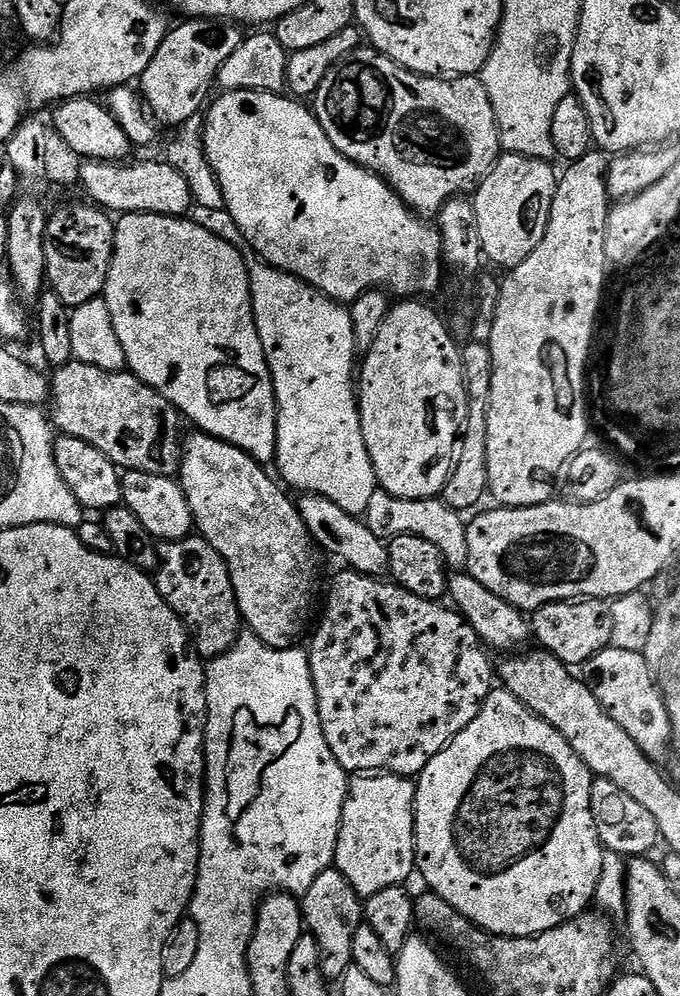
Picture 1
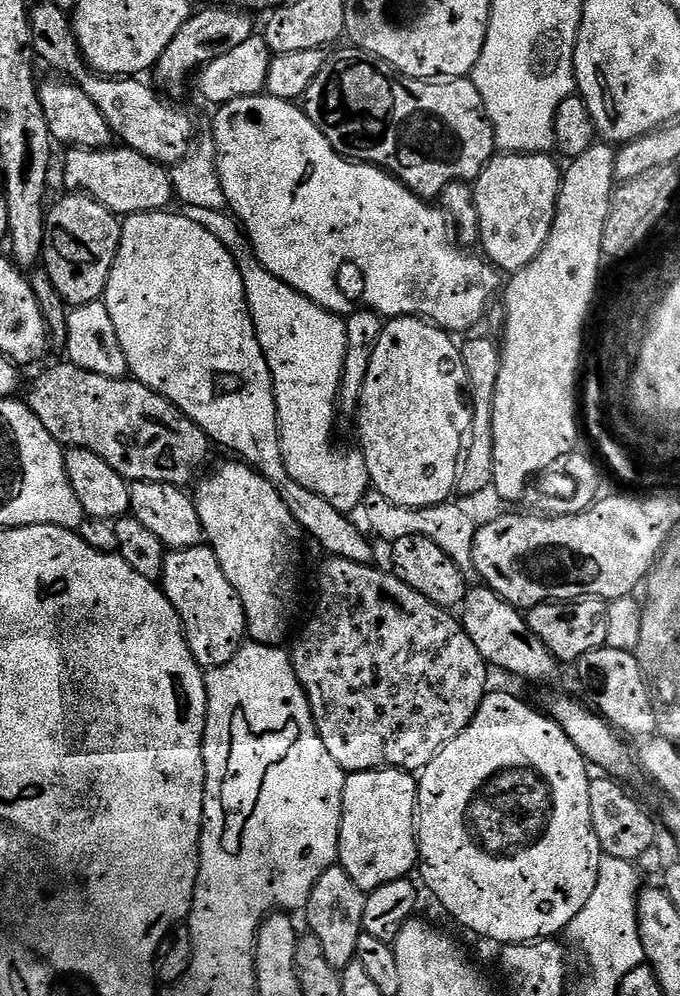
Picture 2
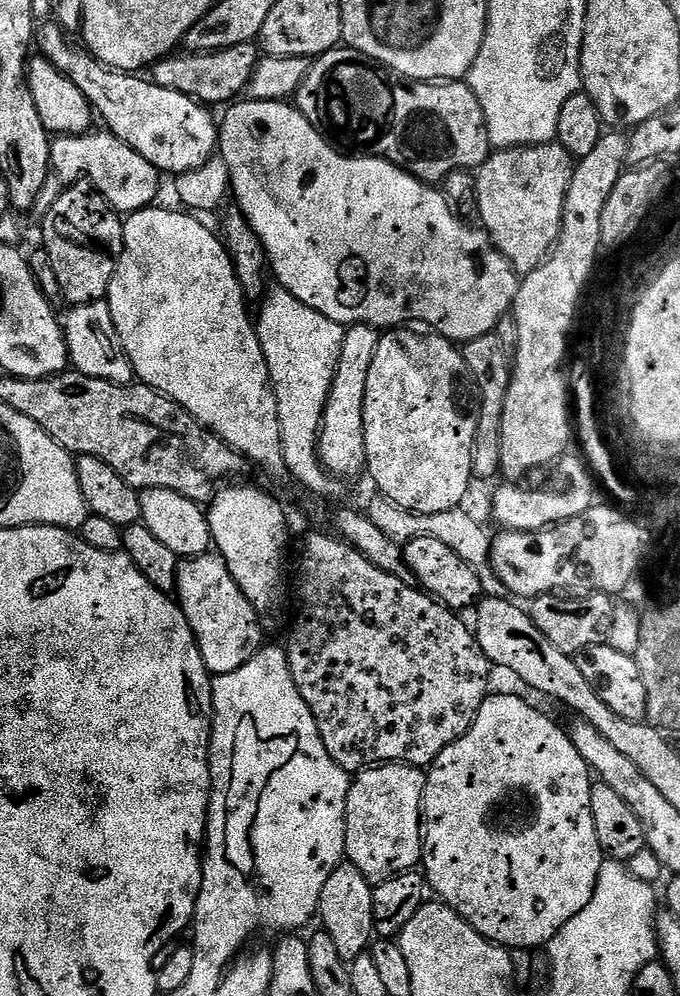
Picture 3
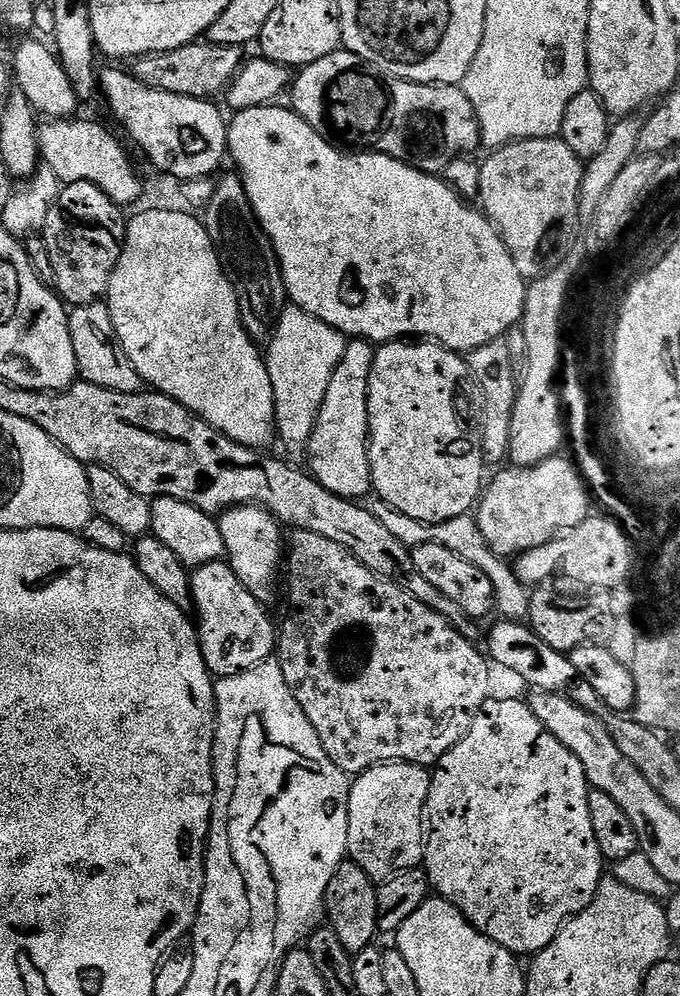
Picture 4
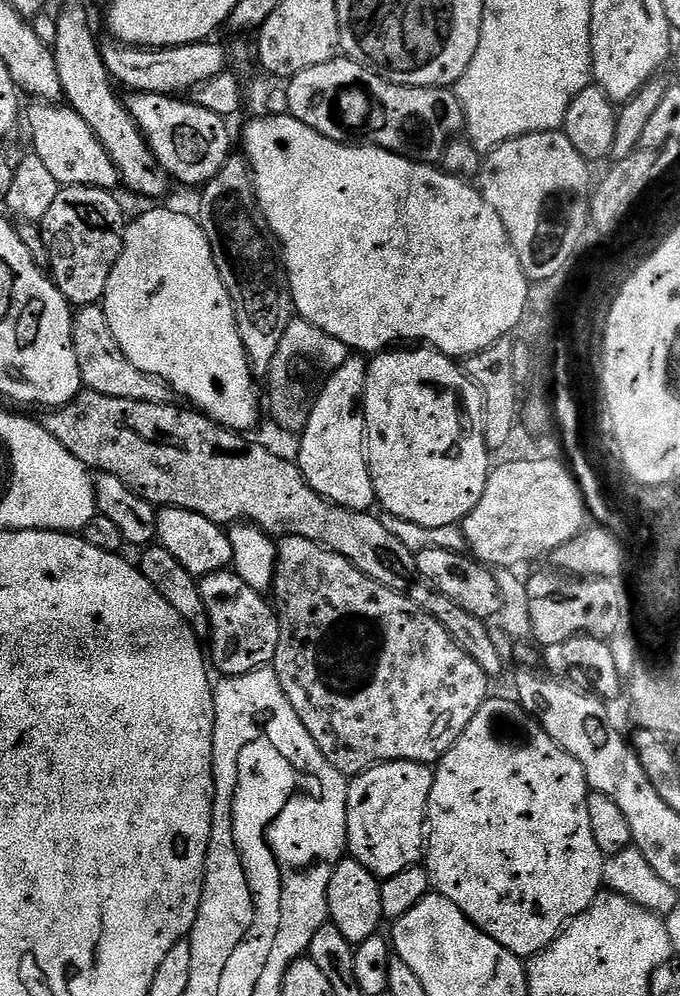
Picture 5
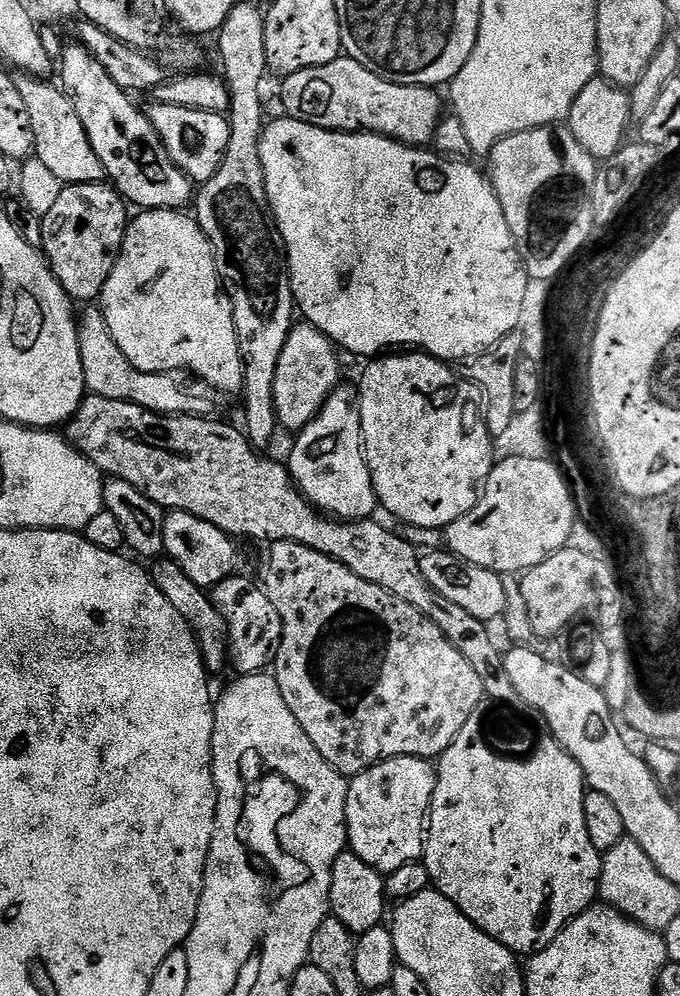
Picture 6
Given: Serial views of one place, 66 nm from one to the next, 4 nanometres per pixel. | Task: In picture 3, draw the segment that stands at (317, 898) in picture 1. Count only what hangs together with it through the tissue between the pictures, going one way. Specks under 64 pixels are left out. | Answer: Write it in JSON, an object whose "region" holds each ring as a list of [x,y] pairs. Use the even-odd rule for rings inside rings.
{"region":[[[341,862],[334,870],[334,874],[326,878],[326,886],[322,886],[318,920],[324,923],[321,924],[323,931],[330,934],[335,949],[346,961],[351,962],[365,955],[374,939],[372,890],[373,885],[368,883],[368,879],[353,864],[347,862]]]}

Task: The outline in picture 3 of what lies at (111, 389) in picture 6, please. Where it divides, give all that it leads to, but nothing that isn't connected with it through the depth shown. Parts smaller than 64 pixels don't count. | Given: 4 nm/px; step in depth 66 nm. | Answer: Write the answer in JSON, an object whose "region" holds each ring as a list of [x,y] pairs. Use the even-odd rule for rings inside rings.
{"region":[[[107,299],[89,304],[78,304],[71,309],[68,317],[63,317],[64,341],[68,347],[68,359],[75,371],[90,378],[102,378],[115,384],[133,383],[132,363],[118,338],[114,318],[110,318],[110,306]]]}

